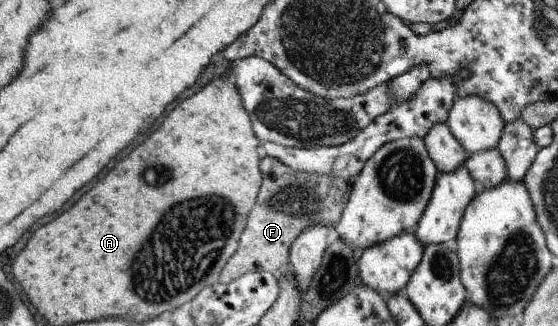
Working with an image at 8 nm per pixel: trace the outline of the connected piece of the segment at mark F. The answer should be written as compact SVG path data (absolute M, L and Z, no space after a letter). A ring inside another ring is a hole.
M269 156L260 163L260 171L264 181L256 204L249 214L250 227L245 227L236 252L228 259L220 273L219 282L222 284L230 284L251 272L271 273L276 280L282 280L290 271L289 251L296 240L312 223L335 227L348 202L351 180L342 172L325 174L319 178L309 172L295 171ZM318 209L322 209L322 217L316 217Z

